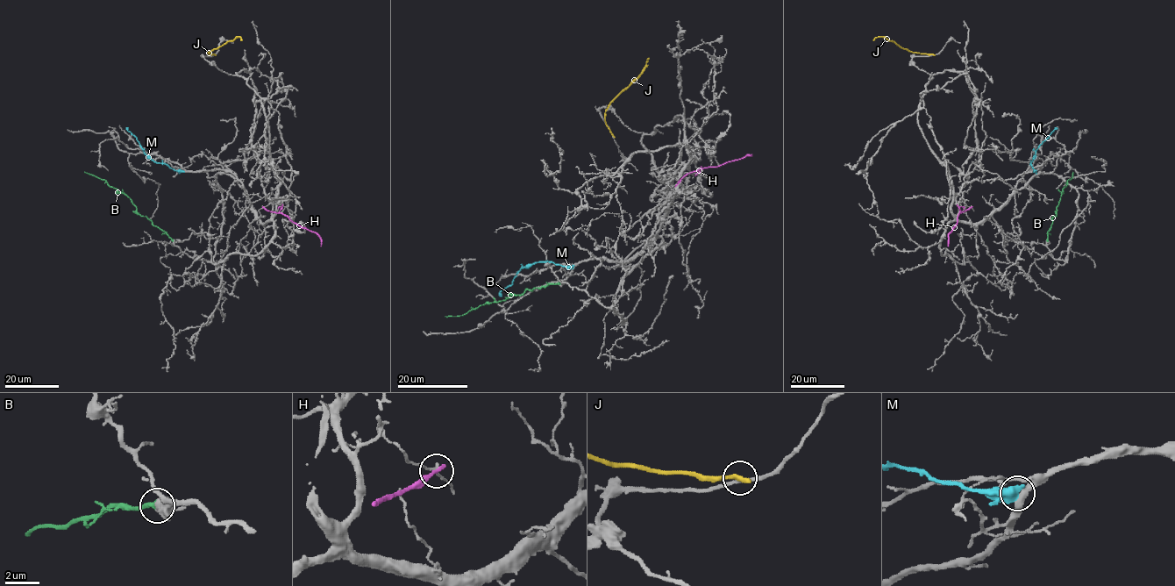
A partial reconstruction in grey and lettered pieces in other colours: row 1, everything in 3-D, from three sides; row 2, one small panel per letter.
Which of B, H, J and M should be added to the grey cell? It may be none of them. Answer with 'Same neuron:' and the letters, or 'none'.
Same neuron: B

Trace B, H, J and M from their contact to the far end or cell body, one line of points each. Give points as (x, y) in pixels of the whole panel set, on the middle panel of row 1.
B: (559, 283), (527, 289), (521, 295), (480, 305), (461, 316), (445, 317)
H: (677, 184), (688, 173), (719, 166), (751, 153)
J: (613, 136), (605, 121), (605, 110), (641, 73), (649, 58)
M: (572, 267), (549, 261), (535, 262), (523, 267), (500, 296)

